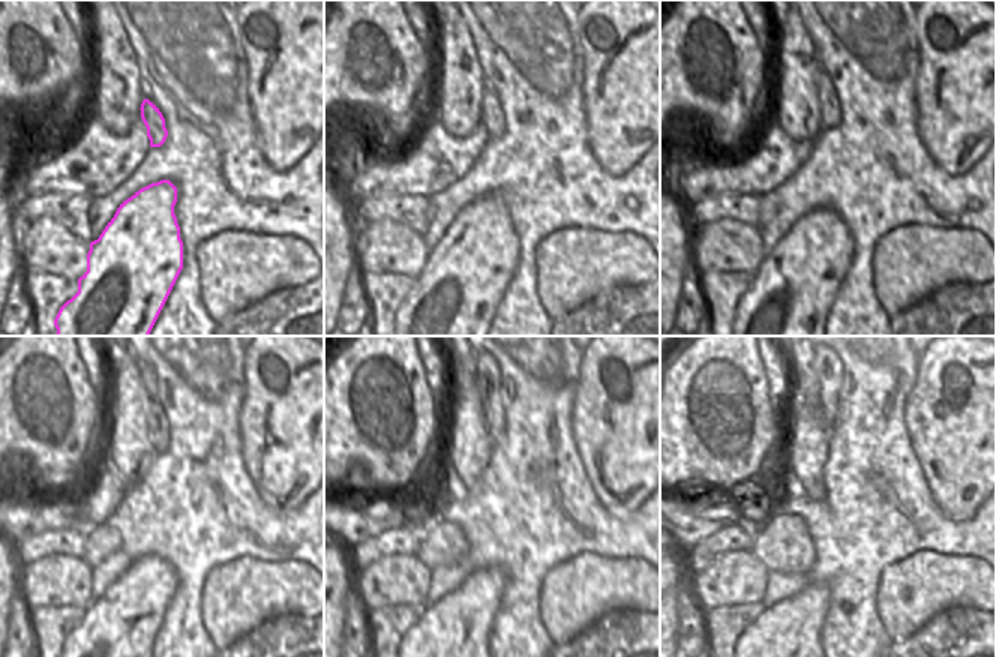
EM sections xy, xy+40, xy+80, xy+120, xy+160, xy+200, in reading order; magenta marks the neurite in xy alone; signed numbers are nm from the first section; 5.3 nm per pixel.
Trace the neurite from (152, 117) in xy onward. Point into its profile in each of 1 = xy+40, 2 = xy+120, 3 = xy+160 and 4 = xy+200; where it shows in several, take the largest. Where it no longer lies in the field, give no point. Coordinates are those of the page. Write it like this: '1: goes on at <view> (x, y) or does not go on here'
1: goes on at xy+40 (491, 114)
2: goes on at xy+120 (156, 423)
3: goes on at xy+160 (492, 410)
4: goes on at xy+200 (828, 407)

